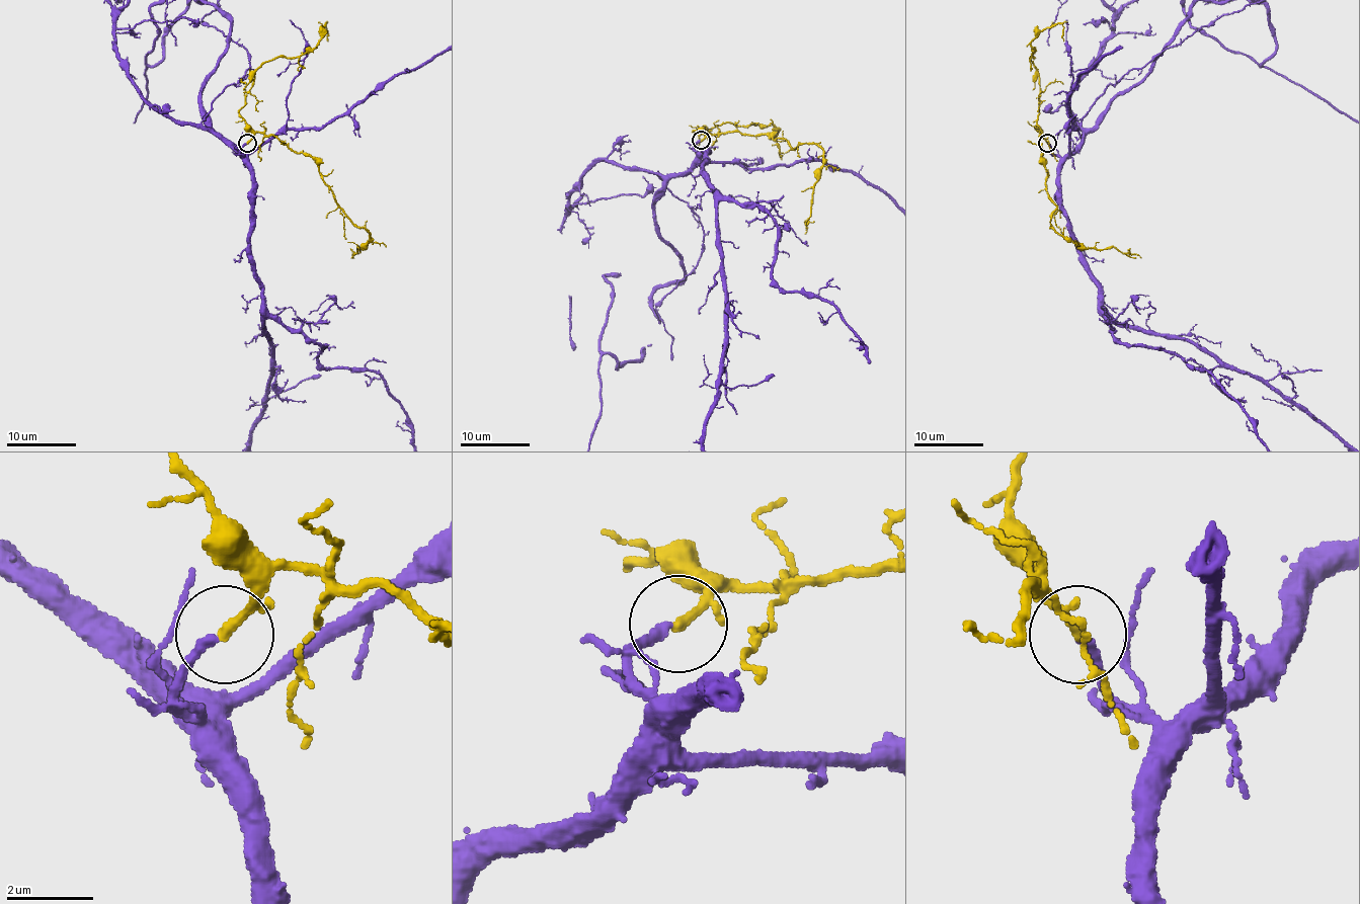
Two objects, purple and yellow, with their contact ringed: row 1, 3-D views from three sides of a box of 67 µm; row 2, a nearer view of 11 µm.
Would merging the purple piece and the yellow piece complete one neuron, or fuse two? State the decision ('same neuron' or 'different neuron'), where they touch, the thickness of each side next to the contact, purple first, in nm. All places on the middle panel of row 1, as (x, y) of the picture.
same neuron; at (701, 140); 240 nm thick on the purple side, 170 nm on the other

